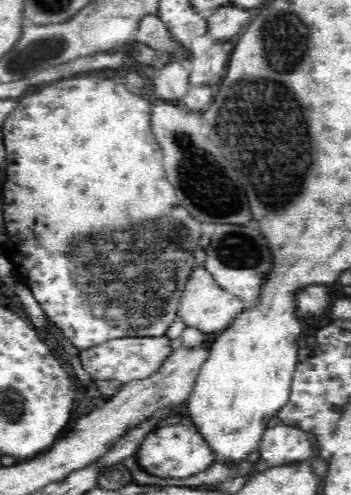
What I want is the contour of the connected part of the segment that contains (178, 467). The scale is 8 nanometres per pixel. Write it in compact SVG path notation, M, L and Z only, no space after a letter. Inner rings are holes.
M181 413L172 416L168 414L161 420L158 426L143 438L135 455L148 474L160 478L186 478L206 470L212 463L219 461L217 452L209 446L197 424L194 424L193 418Z

